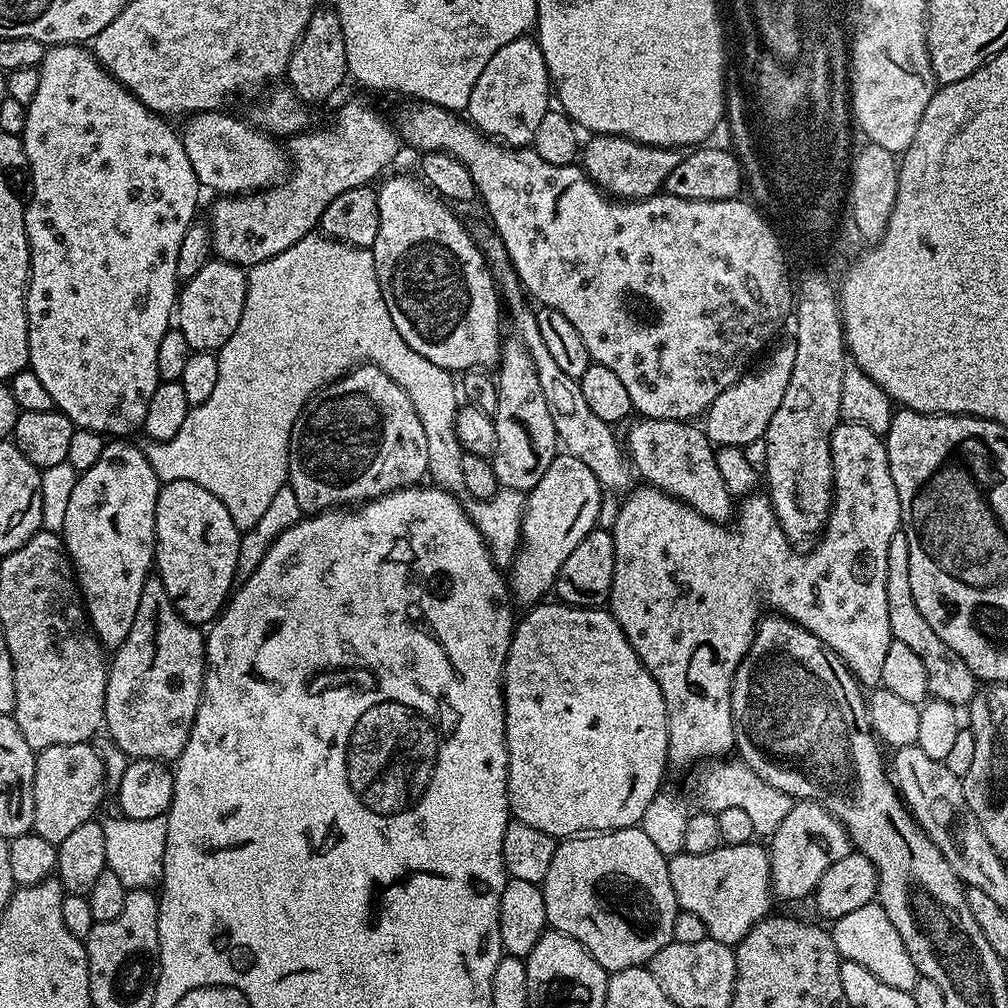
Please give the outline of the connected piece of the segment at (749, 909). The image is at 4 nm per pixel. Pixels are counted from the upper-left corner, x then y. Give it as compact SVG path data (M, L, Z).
M755 847L722 848L706 854L686 854L676 850L666 860L668 887L673 905L683 915L698 922L709 940L728 942L740 934L761 915L760 907L766 901L762 887L765 865Z

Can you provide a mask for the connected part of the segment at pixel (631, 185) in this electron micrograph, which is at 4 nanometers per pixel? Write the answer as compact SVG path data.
M589 135L582 144L582 167L592 181L603 192L618 200L643 200L646 196L655 196L661 191L670 178L674 166L678 166L681 153L674 148L655 148L634 142L625 136Z

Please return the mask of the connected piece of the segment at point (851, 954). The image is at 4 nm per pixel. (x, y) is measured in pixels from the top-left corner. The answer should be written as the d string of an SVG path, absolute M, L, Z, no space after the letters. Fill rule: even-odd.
M865 902L850 910L850 914L835 921L834 935L840 959L845 965L853 964L866 970L866 974L870 974L870 978L878 978L882 986L915 993L916 986L922 979L920 971L914 966L902 938L898 938L894 926L890 926L886 914L882 914L877 904Z

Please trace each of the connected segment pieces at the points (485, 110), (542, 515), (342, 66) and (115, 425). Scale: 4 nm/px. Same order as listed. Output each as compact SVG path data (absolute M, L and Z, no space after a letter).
M525 34L502 46L502 50L486 62L486 70L482 70L478 82L474 82L474 90L470 90L466 116L484 135L502 144L528 146L534 138L534 130L538 130L538 122L542 122L542 114L550 110L548 96L550 100L546 58L539 43Z
M565 454L553 456L538 482L524 493L515 554L498 572L500 593L504 596L509 621L530 618L549 603L548 595L554 592L566 558L570 558L570 550L574 550L595 525L592 523L596 520L600 494L597 480L585 462Z
M321 6L310 18L306 30L300 35L300 40L292 51L286 73L287 87L305 105L313 106L312 104L330 99L343 86L347 76L346 38L342 38L342 22L331 7Z
M53 44L45 51L39 69L38 90L34 93L32 101L26 106L28 113L26 114L26 126L24 127L24 135L22 137L24 145L26 146L28 172L30 173L30 177L32 176L32 197L26 200L26 207L24 209L24 225L26 226L26 234L28 235L28 251L30 253L30 271L28 274L26 299L24 301L24 309L28 312L28 367L32 369L34 374L38 374L38 379L42 381L42 386L46 386L46 390L50 394L53 405L55 405L62 414L66 414L66 418L70 418L70 422L75 427L94 430L108 438L111 438L111 436L128 436L131 432L139 433L141 429L143 429L144 419L146 418L146 406L150 406L150 394L154 394L154 390L162 383L160 375L158 374L158 346L160 341L162 341L163 335L170 329L170 325L174 320L174 309L178 299L178 277L176 274L178 270L178 249L182 246L182 238L186 234L186 230L197 219L196 203L200 200L202 189L198 178L194 174L194 166L190 166L190 158L186 158L186 146L184 145L181 133L177 131L177 129L175 132L175 130L168 125L171 123L169 123L165 117L150 111L133 92L123 88L120 83L96 61L95 55L93 55L87 47L81 46L80 44Z

